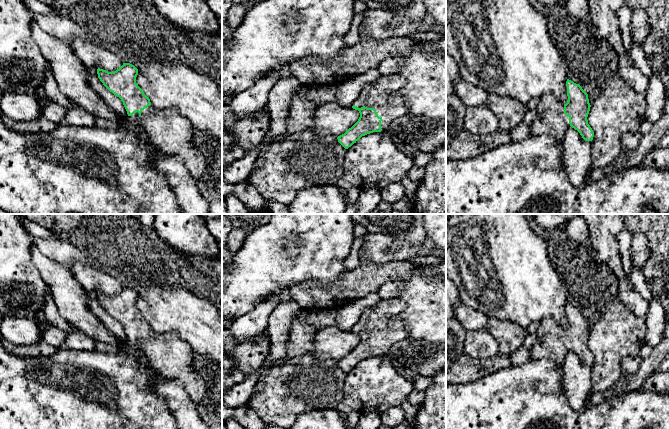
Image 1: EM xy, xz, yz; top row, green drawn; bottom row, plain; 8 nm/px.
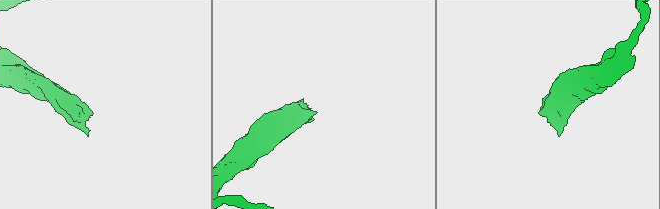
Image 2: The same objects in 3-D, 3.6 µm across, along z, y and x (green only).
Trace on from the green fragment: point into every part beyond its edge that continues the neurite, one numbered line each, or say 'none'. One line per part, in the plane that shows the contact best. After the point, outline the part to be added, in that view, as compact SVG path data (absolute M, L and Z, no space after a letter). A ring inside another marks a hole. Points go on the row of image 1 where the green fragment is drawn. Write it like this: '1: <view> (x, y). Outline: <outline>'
1: xz (381, 95). Outline: M397 73L380 76L364 87L352 106L374 108L382 118L384 131L392 121L408 113L405 100L396 94L405 84L406 79Z

